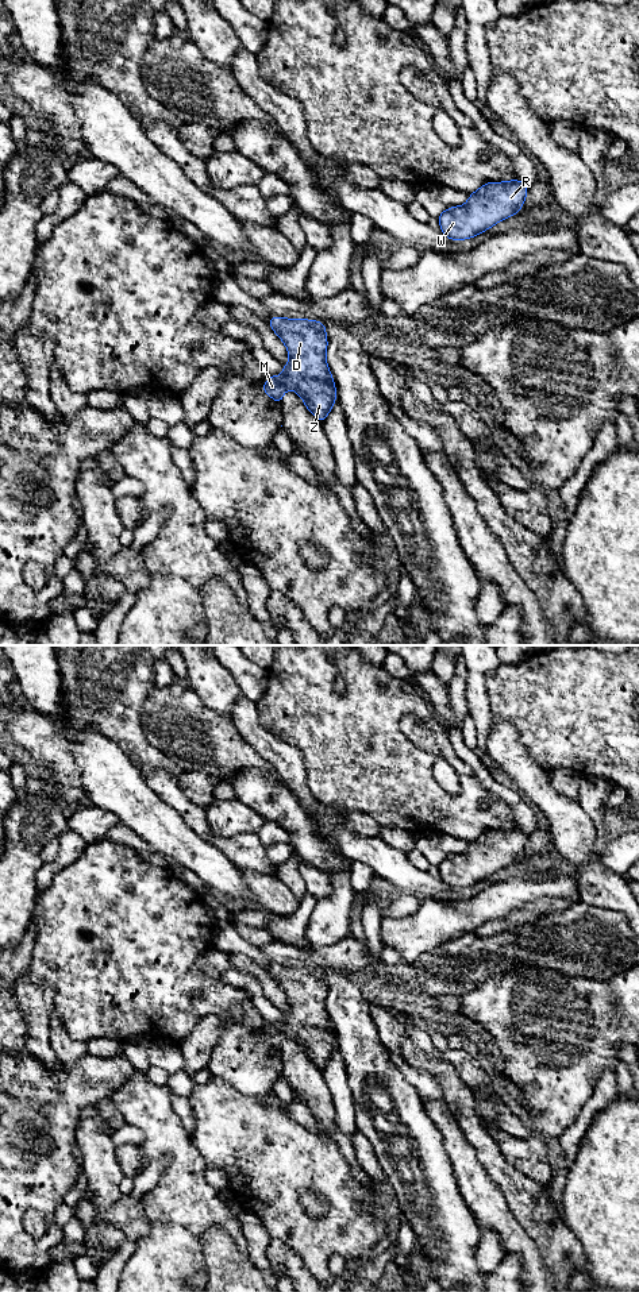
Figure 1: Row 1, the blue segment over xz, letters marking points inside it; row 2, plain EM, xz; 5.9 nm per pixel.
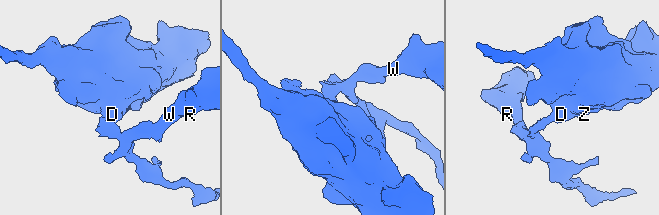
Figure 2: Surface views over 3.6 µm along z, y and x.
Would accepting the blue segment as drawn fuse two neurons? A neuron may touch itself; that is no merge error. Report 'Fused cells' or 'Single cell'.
Single cell

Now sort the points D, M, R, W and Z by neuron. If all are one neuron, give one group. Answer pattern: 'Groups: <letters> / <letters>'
Groups: D M R W Z

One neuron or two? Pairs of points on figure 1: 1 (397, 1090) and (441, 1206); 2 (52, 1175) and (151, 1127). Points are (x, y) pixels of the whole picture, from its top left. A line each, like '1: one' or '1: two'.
1: one
2: two

